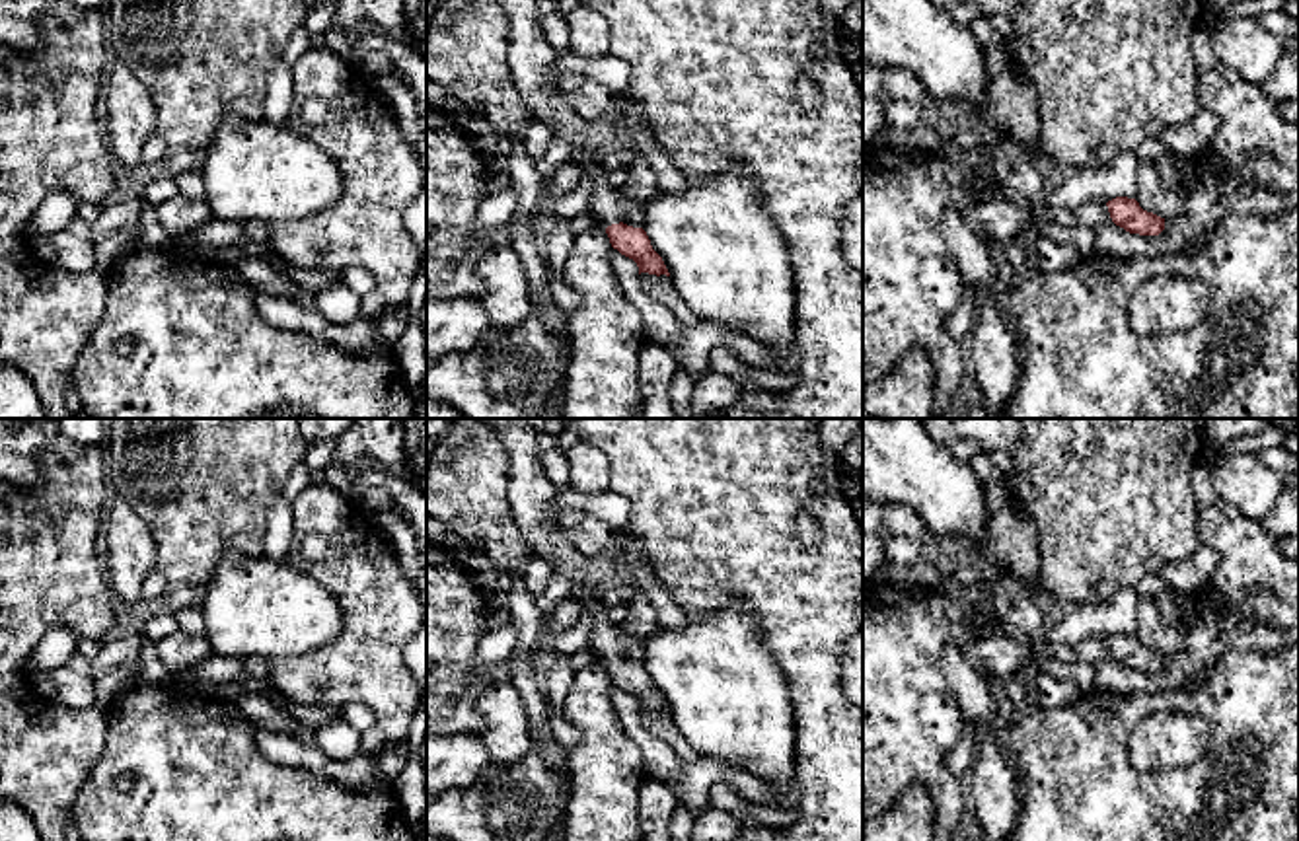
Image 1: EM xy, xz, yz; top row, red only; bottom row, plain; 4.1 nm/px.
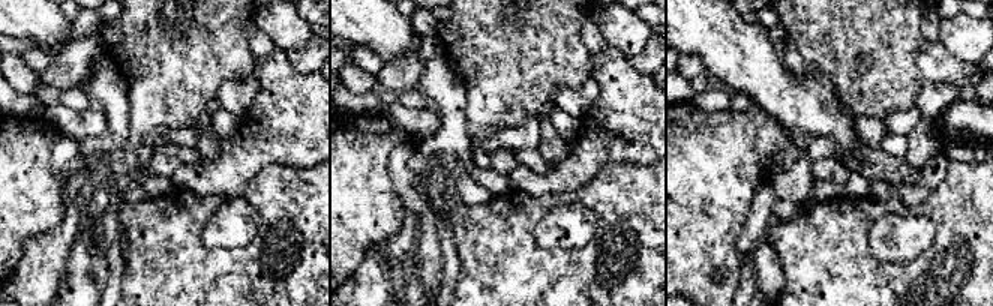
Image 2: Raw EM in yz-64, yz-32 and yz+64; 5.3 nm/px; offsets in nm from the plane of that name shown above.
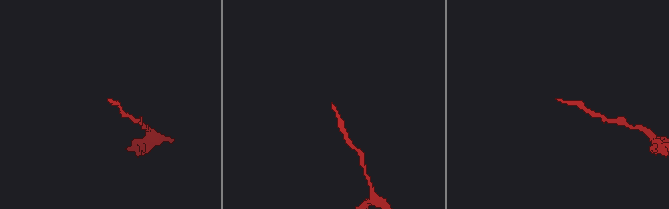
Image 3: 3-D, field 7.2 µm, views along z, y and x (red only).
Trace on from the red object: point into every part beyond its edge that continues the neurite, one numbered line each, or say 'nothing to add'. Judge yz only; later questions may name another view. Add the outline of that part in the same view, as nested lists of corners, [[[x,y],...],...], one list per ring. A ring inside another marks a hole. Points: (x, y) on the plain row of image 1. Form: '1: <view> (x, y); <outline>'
1: yz (1095, 649); [[[1104,637],[1083,639],[1081,642],[1073,644],[1073,648],[1081,662],[1089,662],[1093,666],[1112,658]]]

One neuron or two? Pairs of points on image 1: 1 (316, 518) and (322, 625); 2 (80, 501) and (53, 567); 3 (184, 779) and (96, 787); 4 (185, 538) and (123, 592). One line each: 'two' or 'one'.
1: two
2: one
3: one
4: two

